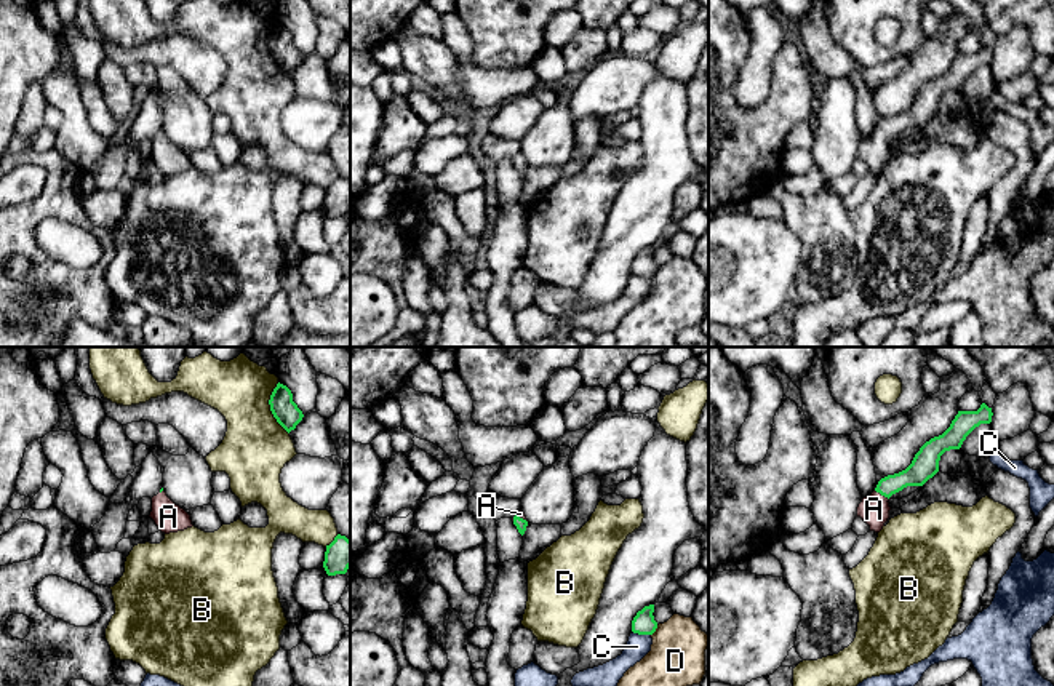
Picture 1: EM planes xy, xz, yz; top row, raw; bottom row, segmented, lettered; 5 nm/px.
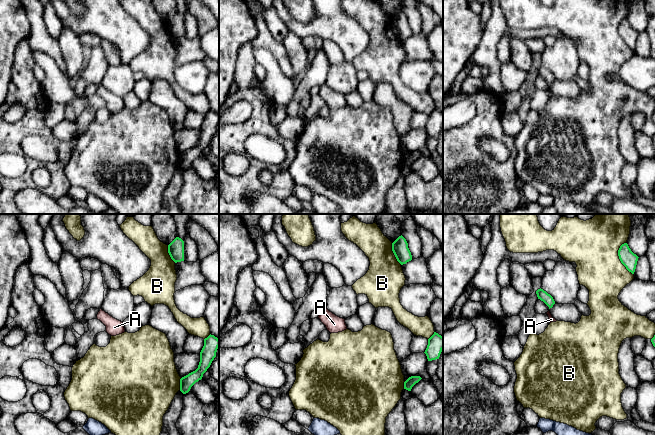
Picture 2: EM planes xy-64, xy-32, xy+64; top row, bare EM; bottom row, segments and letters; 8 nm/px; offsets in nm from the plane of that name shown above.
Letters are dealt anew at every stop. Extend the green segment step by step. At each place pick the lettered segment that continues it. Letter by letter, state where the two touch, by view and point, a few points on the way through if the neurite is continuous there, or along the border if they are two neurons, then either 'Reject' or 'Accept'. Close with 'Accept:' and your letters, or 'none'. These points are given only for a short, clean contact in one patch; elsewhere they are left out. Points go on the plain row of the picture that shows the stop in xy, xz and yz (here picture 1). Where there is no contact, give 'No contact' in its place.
A: Touches green at yz (882, 136). Path across: yz (923, 109), (893, 125), (882, 136), (874, 151). Accept
B: Touches green at xy (271, 50). Reject
C: Touches green at xz (642, 275). Reject
D: Touches green at xz (654, 272). Reject
Accept: A

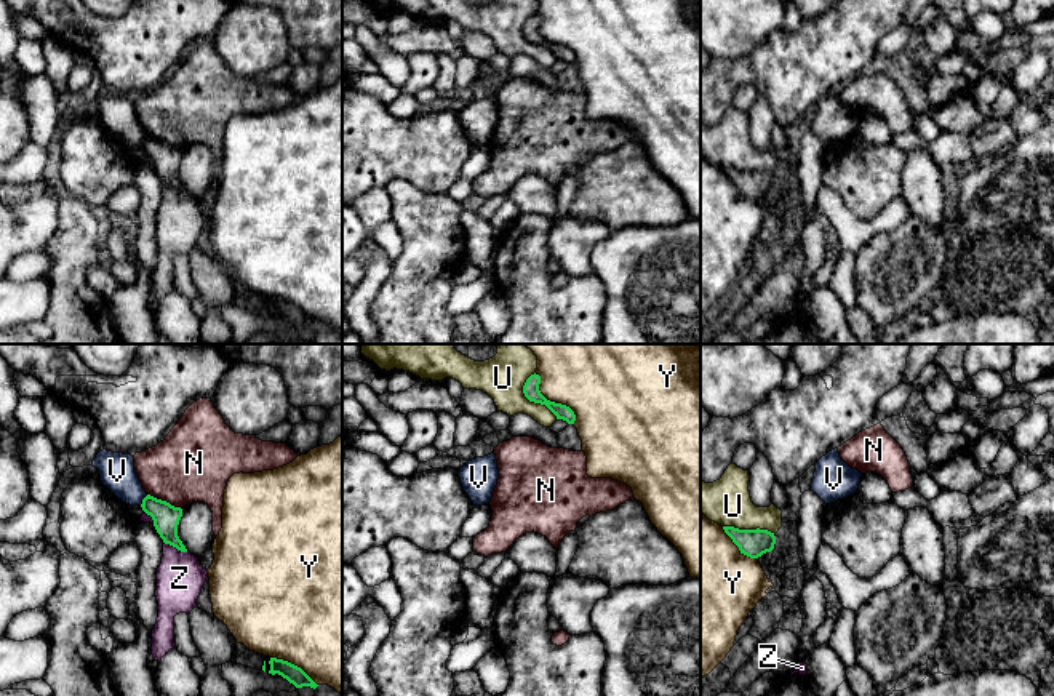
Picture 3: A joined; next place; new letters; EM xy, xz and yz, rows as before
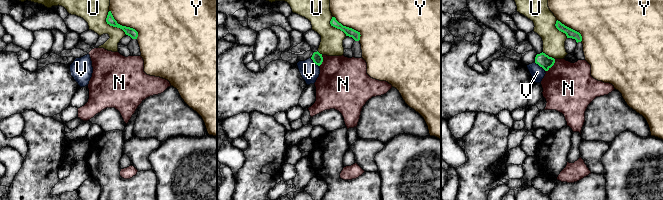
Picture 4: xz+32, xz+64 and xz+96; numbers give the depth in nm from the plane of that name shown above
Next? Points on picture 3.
N: Touches green at xy (165, 143). Boundary: xy (147, 135), (181, 151). Reject
U: Touches green at xz (530, 42). Reject
V: Touches green at xy (143, 141). Boundary: xy (147, 136), (139, 146). Reject
Y: Touches green at xz (552, 44). Reject
Z: Touches green at xy (175, 188). Reject
Accept: none

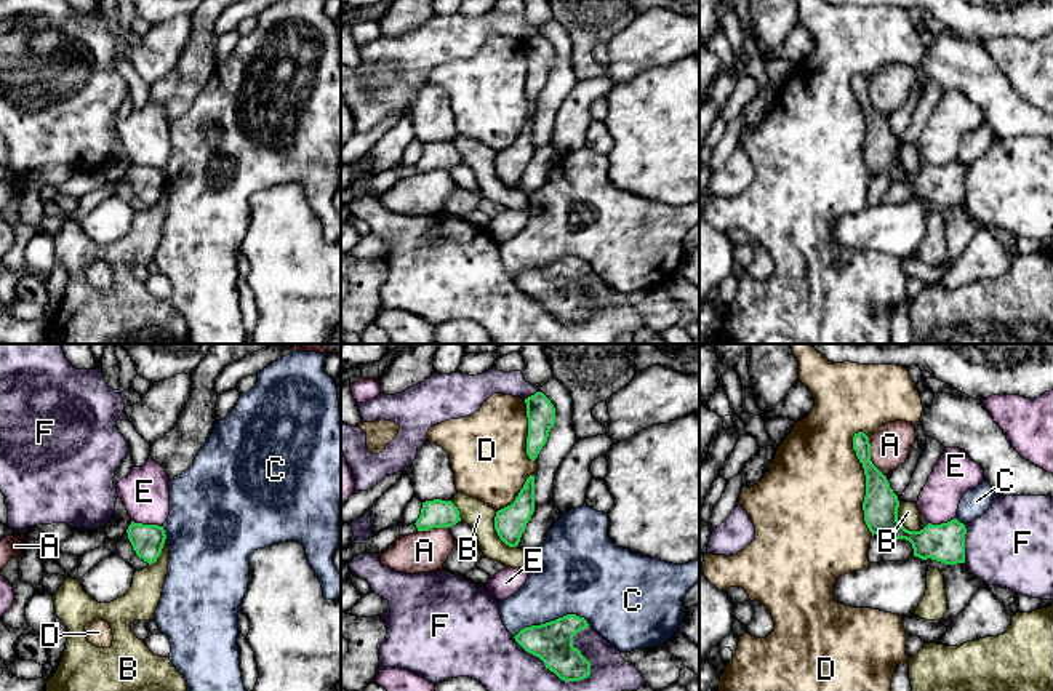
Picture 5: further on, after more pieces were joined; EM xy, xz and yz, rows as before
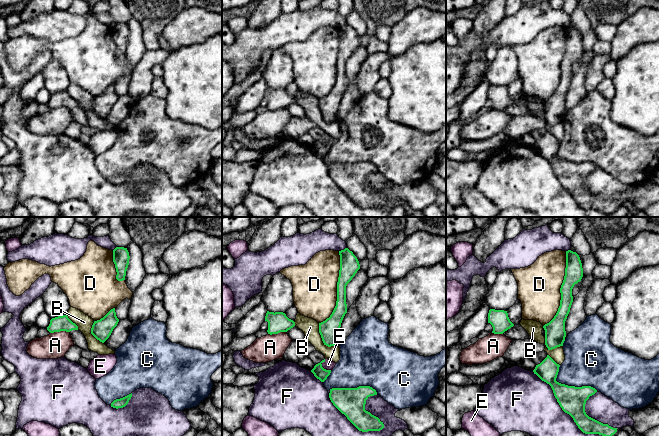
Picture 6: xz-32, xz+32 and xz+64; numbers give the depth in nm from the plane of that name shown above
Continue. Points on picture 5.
A: Touches green at yz (869, 99). Reject
B: Touches green at xz (496, 173). Reject
C: Touches green at xz (551, 263). Reject
D: Touches green at yz (866, 125). Reject
E: Touches green at xy (148, 167). Boundary: xy (132, 162), (162, 168). Reject
F: Touches green at xz (552, 312). Reject
Accept: none

